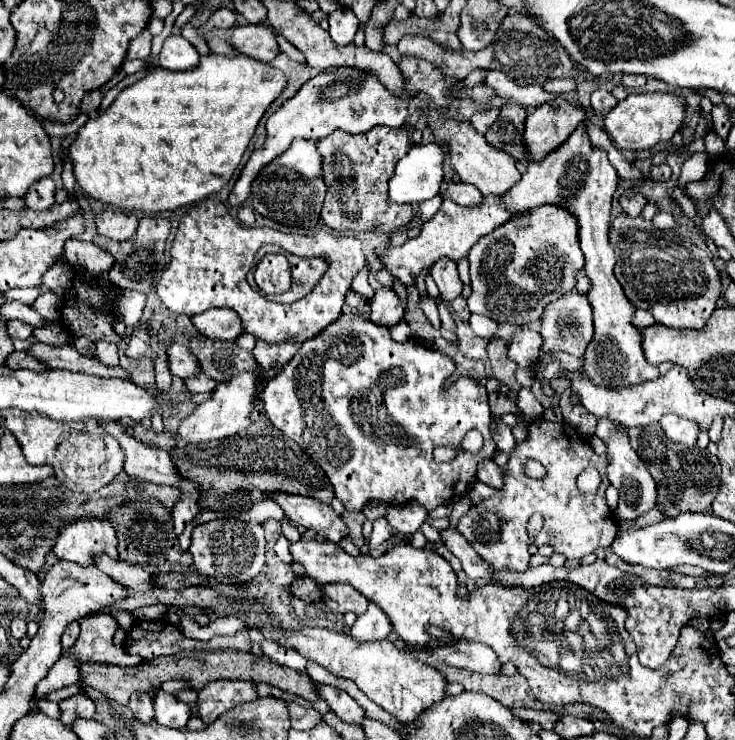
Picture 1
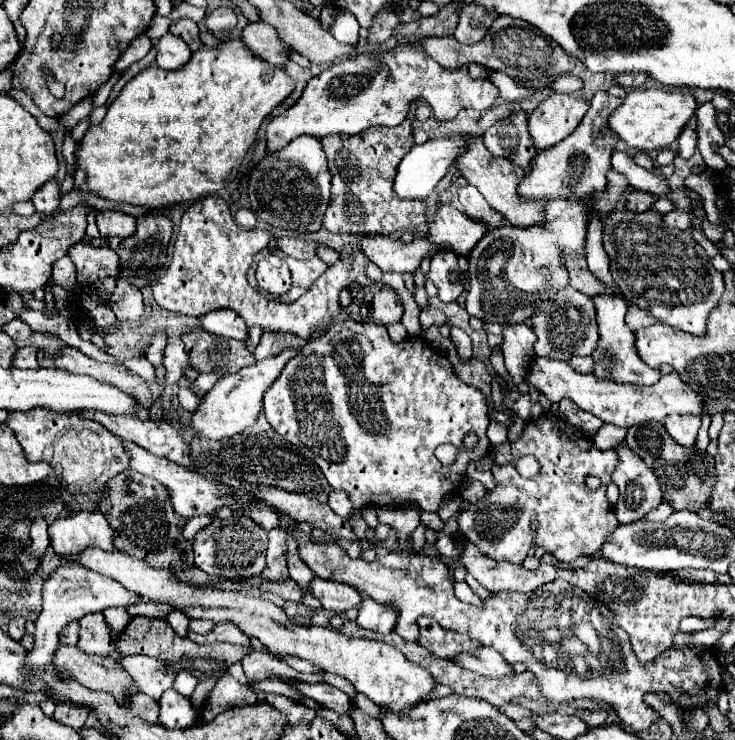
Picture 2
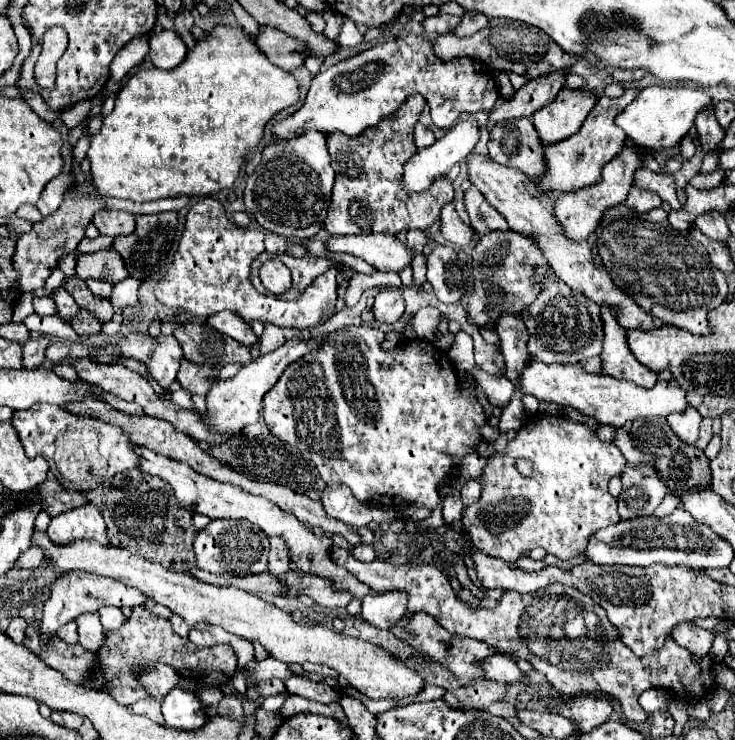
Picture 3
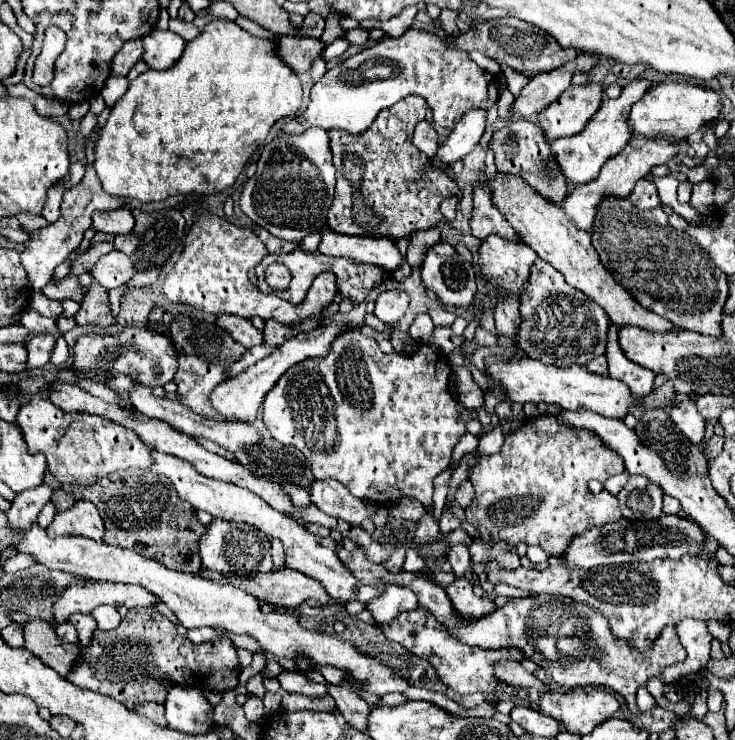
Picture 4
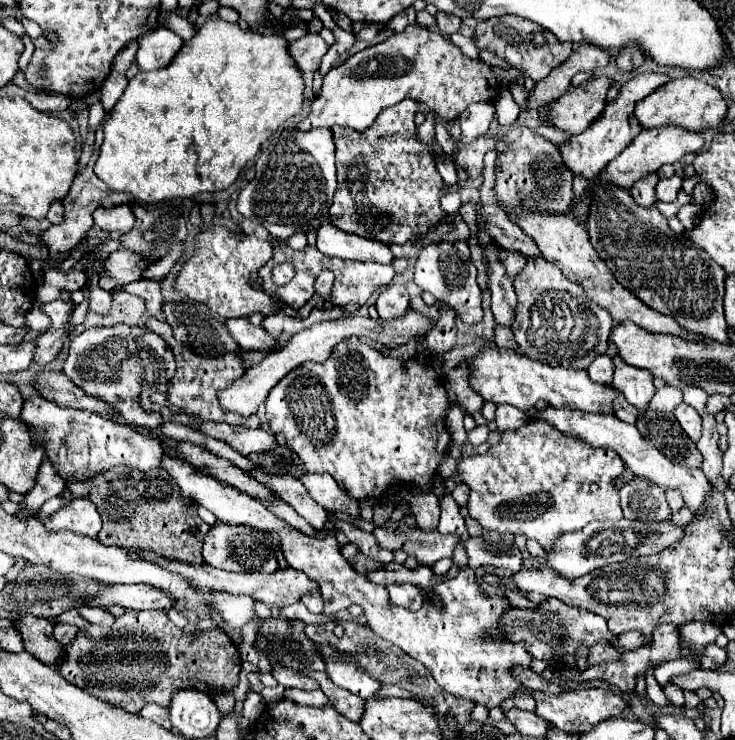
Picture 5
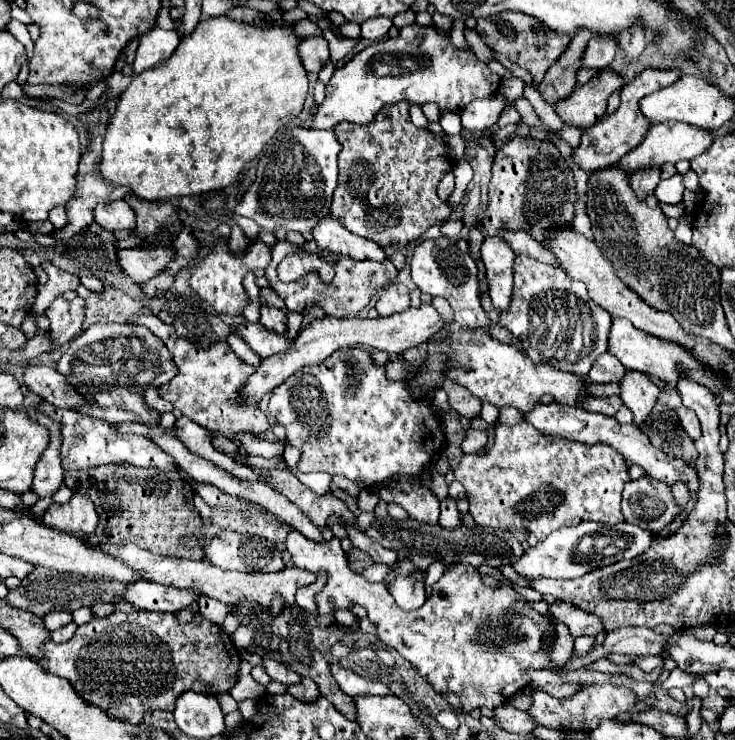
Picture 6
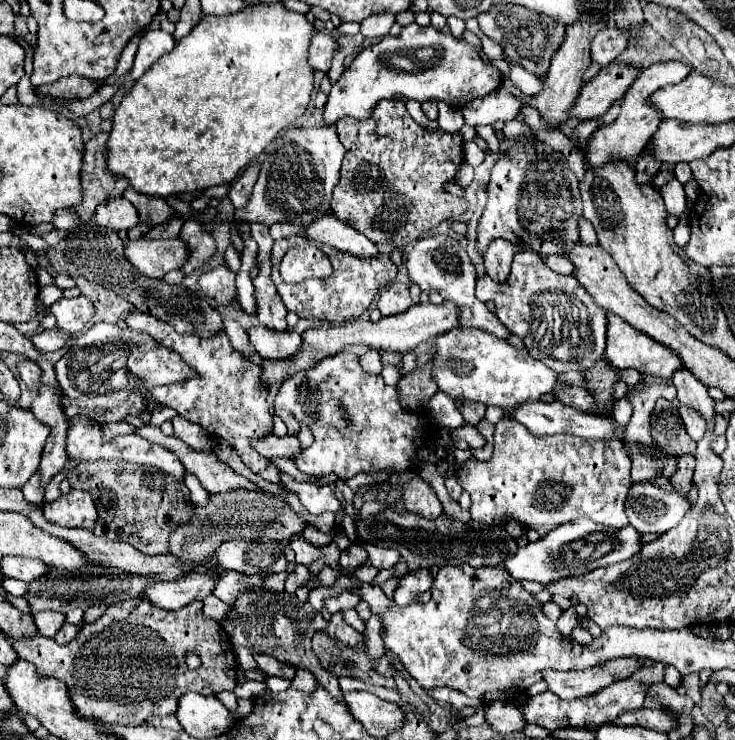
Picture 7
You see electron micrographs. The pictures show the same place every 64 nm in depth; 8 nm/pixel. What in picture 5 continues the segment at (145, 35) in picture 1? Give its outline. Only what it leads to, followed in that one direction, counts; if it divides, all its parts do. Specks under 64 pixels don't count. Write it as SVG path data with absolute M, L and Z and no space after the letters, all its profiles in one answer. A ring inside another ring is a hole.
M132 40L128 46L124 46L124 48L116 54L116 58L114 58L114 62L112 62L112 70L114 70L114 72L120 72L120 74L126 74L128 68L130 68L130 64L136 60L136 52L138 52L138 42Z

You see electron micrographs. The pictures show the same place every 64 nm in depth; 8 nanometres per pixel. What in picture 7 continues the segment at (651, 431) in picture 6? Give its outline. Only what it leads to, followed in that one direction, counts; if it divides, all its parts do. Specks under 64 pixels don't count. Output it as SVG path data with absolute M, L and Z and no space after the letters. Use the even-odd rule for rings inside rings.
M660 398L652 410L652 418L650 418L650 428L652 428L652 438L654 442L668 454L672 456L684 456L684 454L694 454L696 452L696 442L684 432L684 424L680 420L680 414L678 414L678 400L664 400Z

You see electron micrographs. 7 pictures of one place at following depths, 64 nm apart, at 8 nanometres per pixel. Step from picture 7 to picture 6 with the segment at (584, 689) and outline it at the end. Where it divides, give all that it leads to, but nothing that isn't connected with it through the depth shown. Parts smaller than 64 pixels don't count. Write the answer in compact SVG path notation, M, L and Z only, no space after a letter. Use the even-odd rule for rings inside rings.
M547 669L543 670L527 670L526 674L530 677L530 685L536 686L544 692L555 698L564 698L564 696L572 696L576 690L584 688L582 684L572 684L572 682L564 682L556 671Z

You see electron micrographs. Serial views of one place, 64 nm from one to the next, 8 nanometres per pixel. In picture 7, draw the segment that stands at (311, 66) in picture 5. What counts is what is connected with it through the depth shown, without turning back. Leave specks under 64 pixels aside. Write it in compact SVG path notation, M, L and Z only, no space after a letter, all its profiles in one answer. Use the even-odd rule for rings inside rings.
M324 32L314 34L308 46L308 64L312 64L312 70L328 72L334 50L336 50L336 44L328 34Z

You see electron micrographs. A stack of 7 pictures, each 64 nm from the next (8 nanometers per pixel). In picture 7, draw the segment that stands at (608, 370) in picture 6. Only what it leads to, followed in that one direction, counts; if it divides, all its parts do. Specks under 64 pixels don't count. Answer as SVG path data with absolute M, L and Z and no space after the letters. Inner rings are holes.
M609 363L609 368L613 372L615 372L618 376L618 381L623 381L627 384L627 386L632 386L632 384L636 384L636 382L640 382L643 380L643 376L635 369L619 369L614 368L612 364Z

